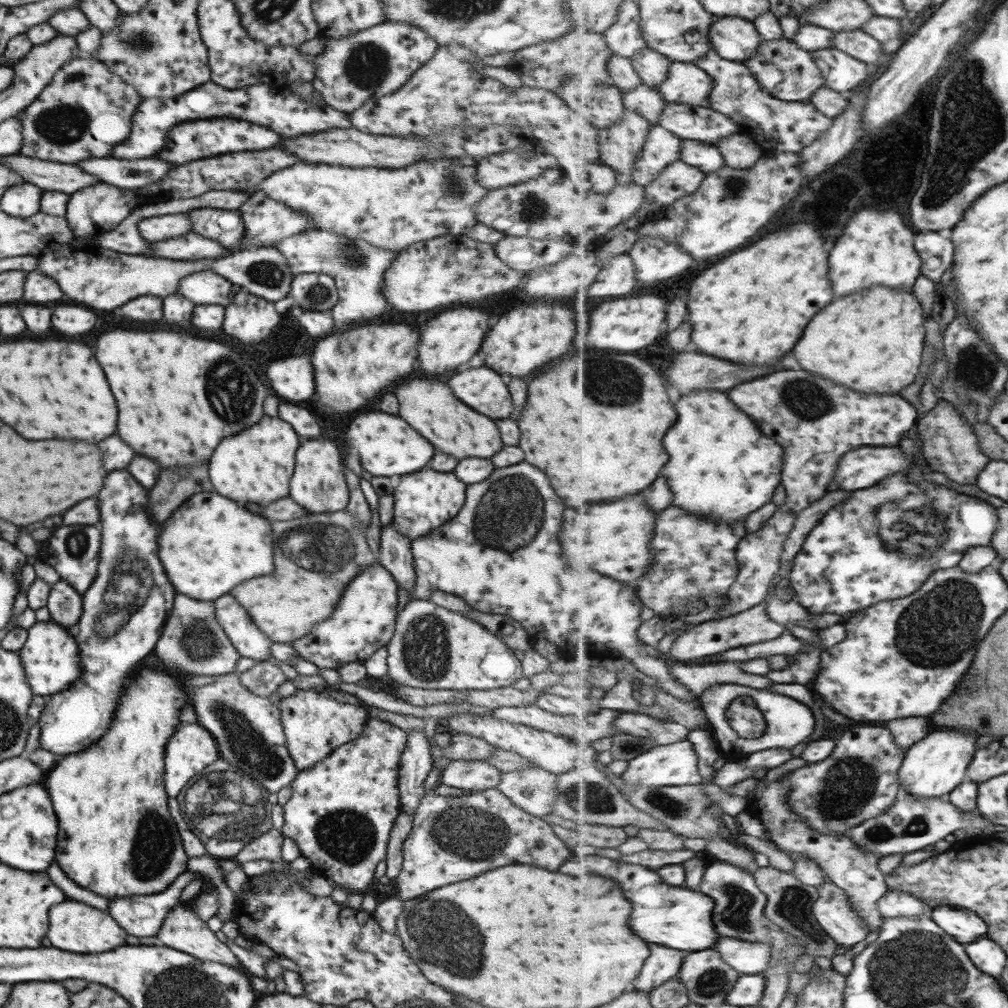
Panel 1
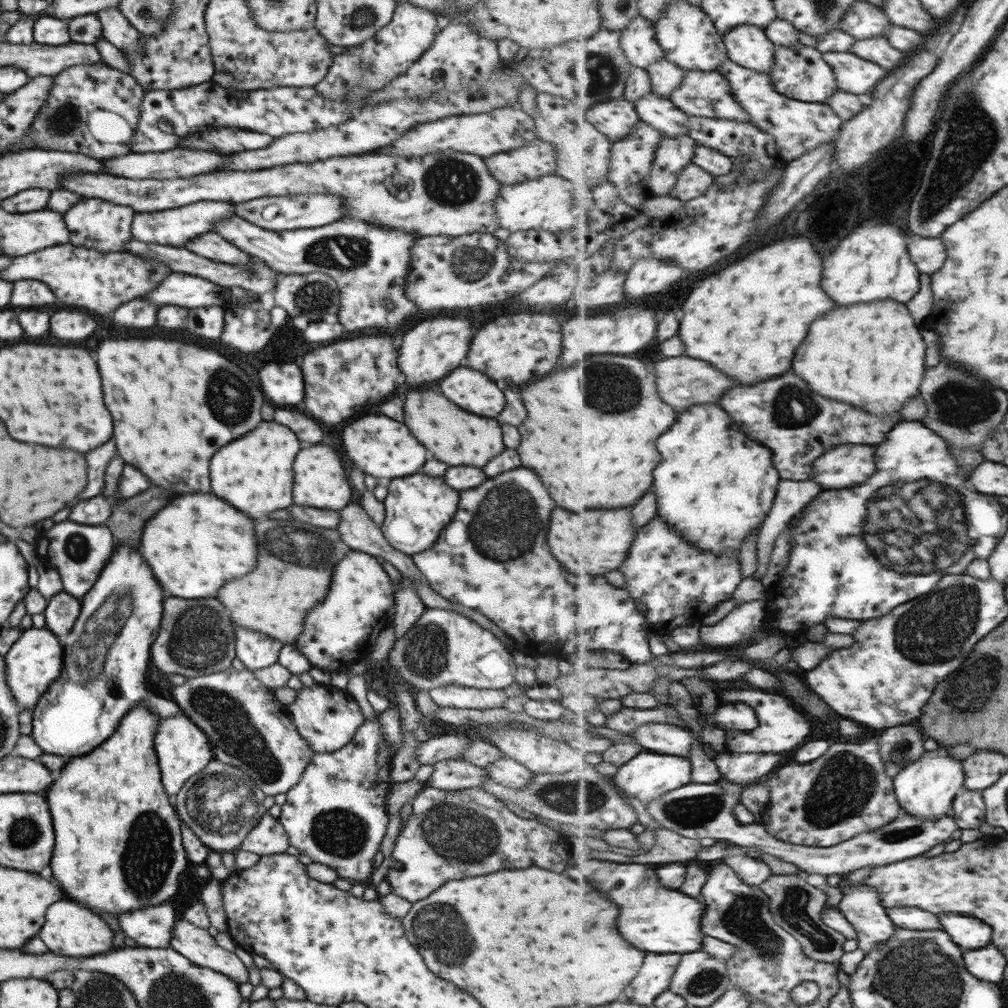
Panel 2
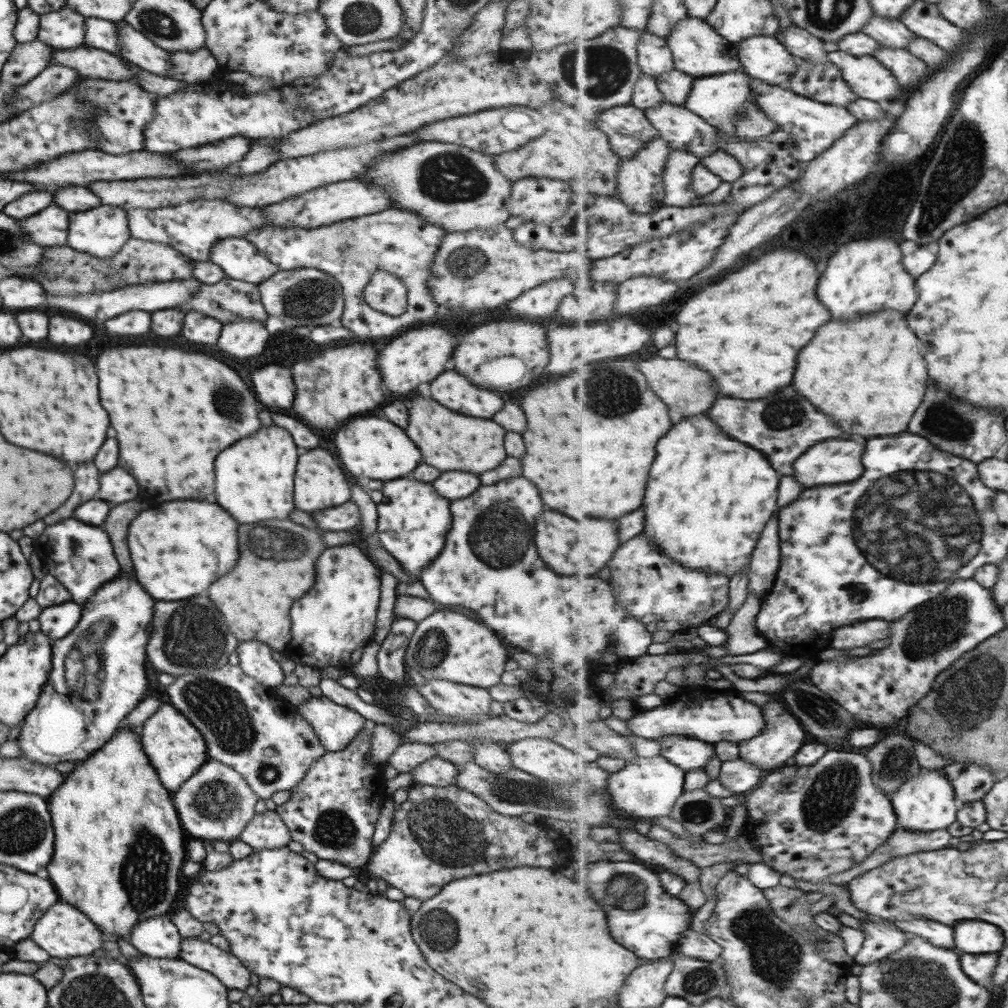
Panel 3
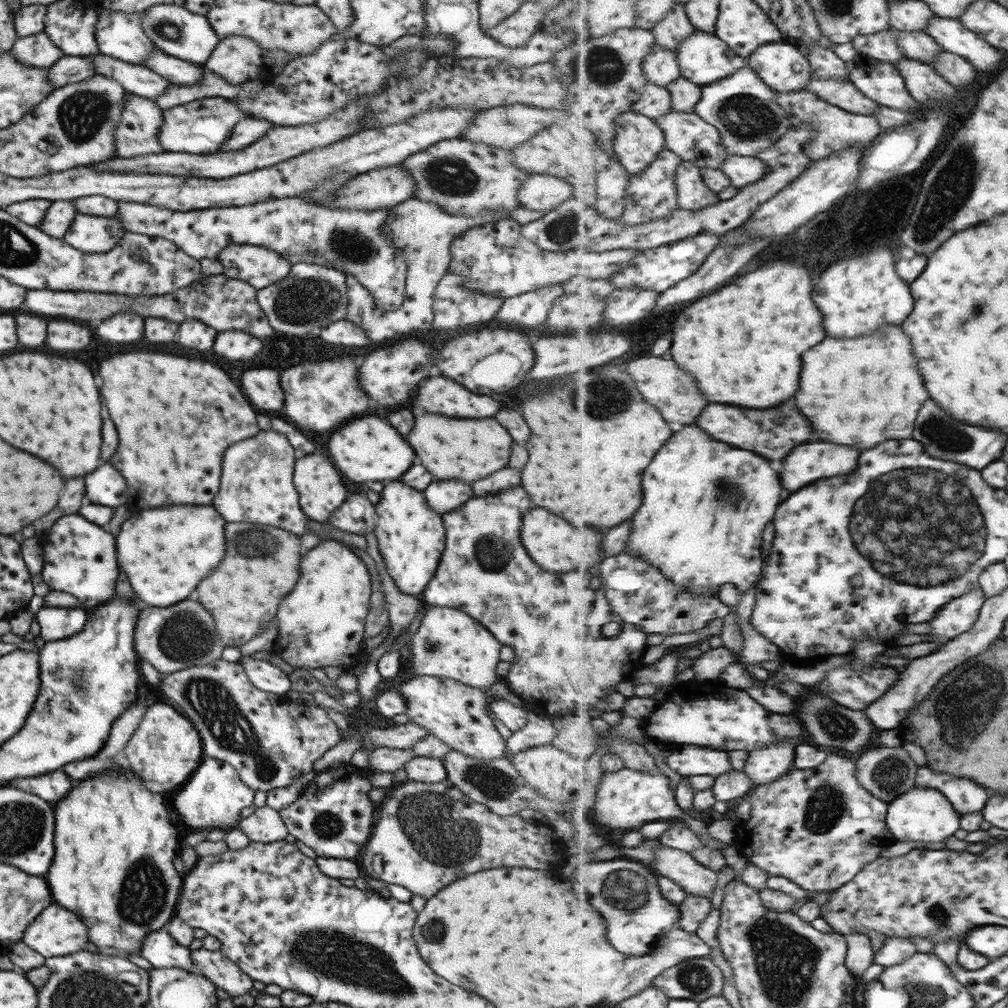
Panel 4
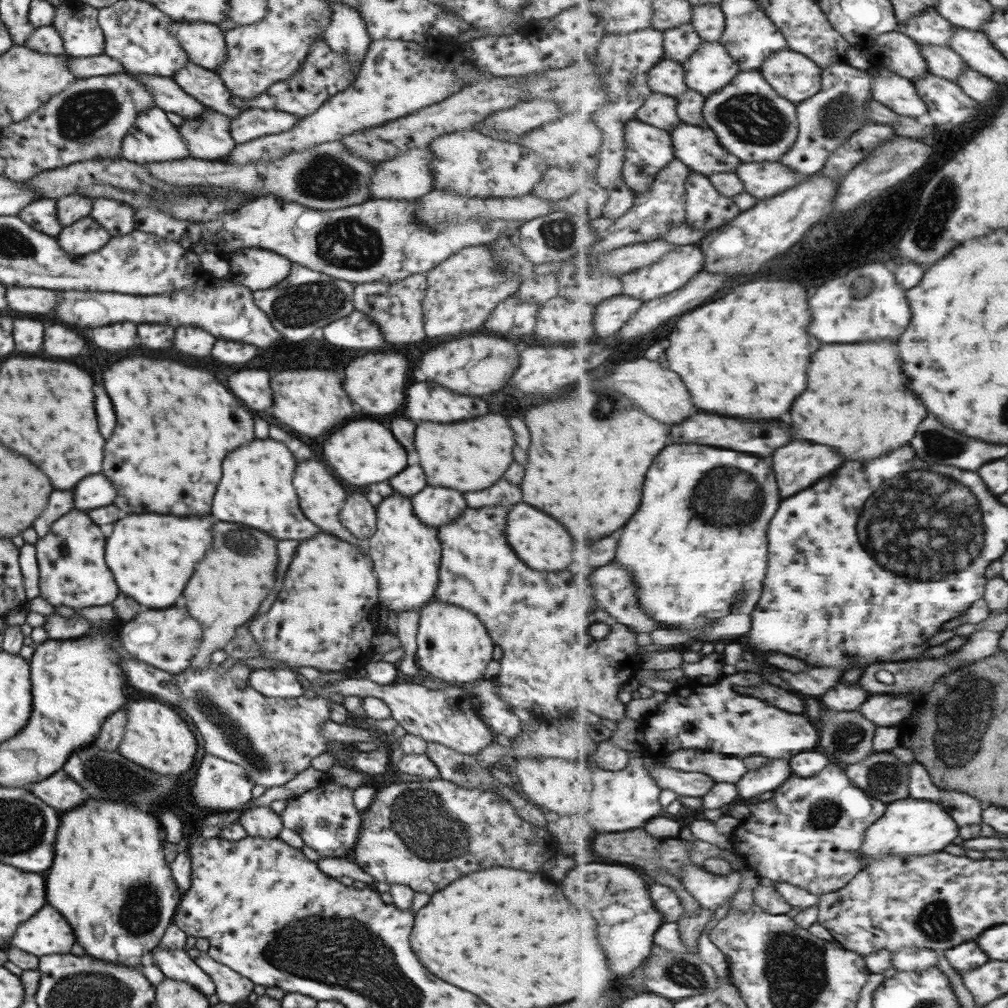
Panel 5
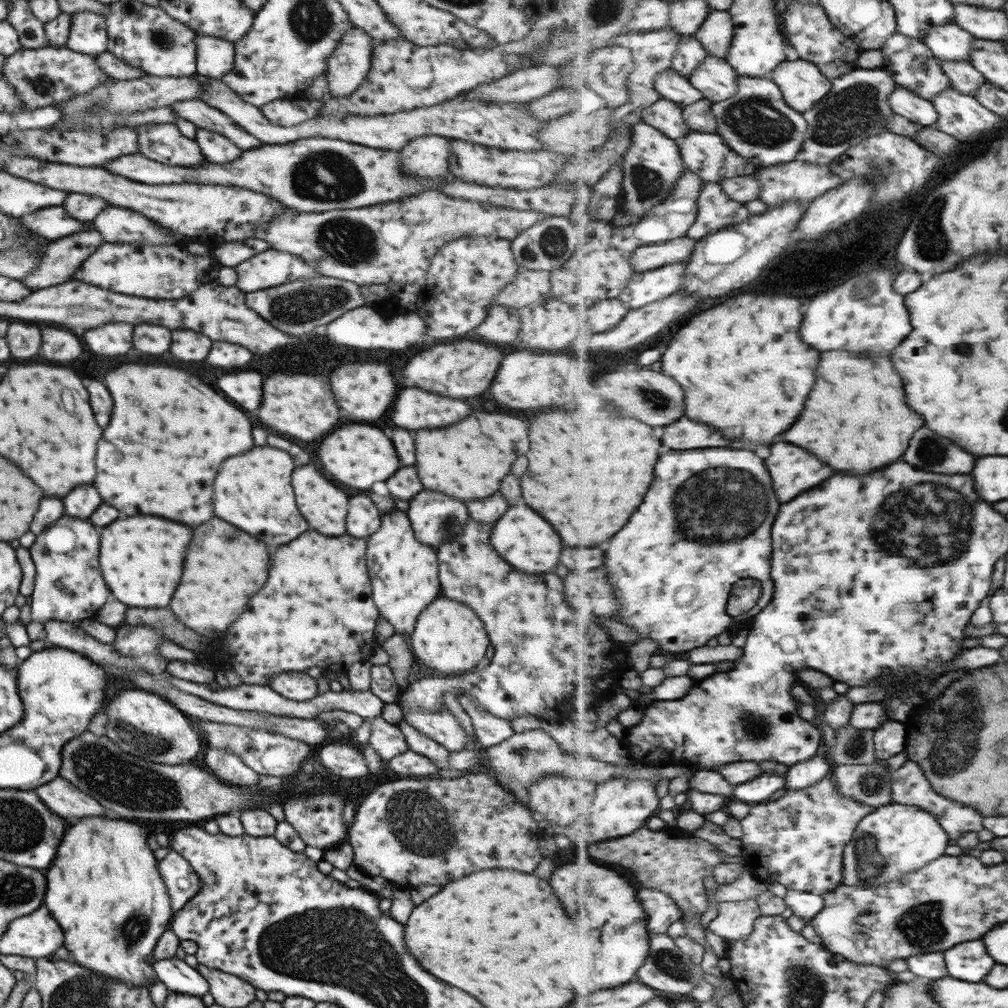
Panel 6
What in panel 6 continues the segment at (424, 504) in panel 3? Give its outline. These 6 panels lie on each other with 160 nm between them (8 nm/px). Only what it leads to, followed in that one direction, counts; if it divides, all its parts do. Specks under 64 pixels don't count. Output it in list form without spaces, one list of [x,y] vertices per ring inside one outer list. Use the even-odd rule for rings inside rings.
[[[395,508],[380,518],[379,528],[366,540],[372,601],[378,613],[393,626],[395,634],[409,637],[417,615],[440,596],[436,548],[415,540],[406,512]]]

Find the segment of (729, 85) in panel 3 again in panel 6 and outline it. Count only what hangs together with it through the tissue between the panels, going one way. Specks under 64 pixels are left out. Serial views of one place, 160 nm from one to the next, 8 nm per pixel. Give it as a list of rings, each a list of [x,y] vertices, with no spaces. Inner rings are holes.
[[[740,76],[738,85],[737,96],[712,103],[718,133],[737,154],[760,168],[795,161],[810,126],[804,113],[788,104],[779,85],[770,78]]]

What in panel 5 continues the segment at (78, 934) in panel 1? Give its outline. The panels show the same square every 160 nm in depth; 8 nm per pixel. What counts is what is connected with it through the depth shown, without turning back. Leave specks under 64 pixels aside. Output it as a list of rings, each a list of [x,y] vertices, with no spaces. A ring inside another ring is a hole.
[[[45,906],[35,916],[17,926],[11,944],[38,957],[67,954],[75,944],[75,936],[63,916],[55,908]]]

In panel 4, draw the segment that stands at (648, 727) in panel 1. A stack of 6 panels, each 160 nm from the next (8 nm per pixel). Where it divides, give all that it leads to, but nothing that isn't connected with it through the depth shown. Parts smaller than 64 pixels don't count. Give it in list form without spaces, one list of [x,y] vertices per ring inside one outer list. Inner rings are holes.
[[[699,745],[673,746],[672,753],[667,756],[665,762],[683,778],[685,776],[699,776],[699,774],[719,776],[723,772],[733,770],[727,751],[719,752],[714,748]]]

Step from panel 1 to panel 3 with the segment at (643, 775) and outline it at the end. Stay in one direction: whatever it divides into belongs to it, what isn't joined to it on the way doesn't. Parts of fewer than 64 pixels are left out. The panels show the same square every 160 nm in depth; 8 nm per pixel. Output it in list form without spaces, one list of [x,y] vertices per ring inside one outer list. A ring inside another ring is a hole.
[[[661,754],[658,757],[637,757],[626,761],[626,765],[608,778],[607,792],[612,796],[613,808],[619,814],[635,818],[670,816],[673,805],[684,793],[686,772]]]

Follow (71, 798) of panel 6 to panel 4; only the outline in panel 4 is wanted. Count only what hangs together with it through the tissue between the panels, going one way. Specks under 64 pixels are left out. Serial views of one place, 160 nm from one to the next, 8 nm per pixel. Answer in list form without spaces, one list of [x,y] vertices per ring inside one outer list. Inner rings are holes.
[[[55,770],[55,772],[43,774],[43,776],[11,780],[6,787],[9,786],[21,788],[21,790],[29,794],[37,795],[45,802],[57,802],[57,800],[61,800],[65,796],[65,792],[69,792],[71,782],[61,770]]]

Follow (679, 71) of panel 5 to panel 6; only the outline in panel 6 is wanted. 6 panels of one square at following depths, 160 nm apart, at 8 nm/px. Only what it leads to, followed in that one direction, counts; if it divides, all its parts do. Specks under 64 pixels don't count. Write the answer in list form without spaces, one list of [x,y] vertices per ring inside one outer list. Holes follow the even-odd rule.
[[[673,68],[663,71],[656,78],[655,85],[662,99],[672,100],[682,109],[698,100],[705,99],[704,94],[696,88],[689,77],[683,76]]]

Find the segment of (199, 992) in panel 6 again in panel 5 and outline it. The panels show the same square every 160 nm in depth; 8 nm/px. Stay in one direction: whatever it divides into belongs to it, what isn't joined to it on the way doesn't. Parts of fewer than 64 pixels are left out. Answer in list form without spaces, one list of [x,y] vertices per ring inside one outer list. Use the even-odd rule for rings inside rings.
[[[157,945],[150,951],[154,965],[162,974],[171,980],[178,980],[189,984],[203,996],[208,997],[215,993],[213,981],[207,976],[193,960],[189,959],[183,949],[162,949]]]

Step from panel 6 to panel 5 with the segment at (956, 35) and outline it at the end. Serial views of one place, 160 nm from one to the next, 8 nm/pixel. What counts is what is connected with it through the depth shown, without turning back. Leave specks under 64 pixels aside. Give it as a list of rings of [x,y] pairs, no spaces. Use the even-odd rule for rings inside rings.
[[[933,7],[905,19],[897,31],[913,38],[919,46],[951,46],[955,28],[950,20]]]

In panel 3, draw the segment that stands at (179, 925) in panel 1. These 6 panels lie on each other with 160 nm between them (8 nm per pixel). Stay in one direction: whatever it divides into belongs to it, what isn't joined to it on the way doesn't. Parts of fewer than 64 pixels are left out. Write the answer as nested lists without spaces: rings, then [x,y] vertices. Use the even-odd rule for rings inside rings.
[[[198,937],[180,939],[179,959],[210,972],[227,990],[244,991],[249,986],[249,970],[230,952]]]

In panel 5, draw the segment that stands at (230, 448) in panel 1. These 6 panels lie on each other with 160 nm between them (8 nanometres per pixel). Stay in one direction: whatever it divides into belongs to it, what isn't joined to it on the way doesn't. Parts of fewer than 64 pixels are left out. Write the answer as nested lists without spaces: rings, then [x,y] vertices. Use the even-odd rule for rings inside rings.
[[[269,438],[251,440],[249,444],[231,450],[221,468],[223,474],[211,504],[211,514],[217,520],[247,524],[277,540],[307,540],[321,532],[297,508],[297,496],[291,486],[295,460],[283,444]]]

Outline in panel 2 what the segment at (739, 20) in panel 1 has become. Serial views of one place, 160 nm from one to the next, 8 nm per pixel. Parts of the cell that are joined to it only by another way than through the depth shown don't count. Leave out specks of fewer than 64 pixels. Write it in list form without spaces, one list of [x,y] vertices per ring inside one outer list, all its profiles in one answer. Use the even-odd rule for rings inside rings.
[[[751,24],[737,26],[725,34],[724,40],[730,61],[770,74],[772,66],[775,65],[777,46],[769,40],[766,29]]]

